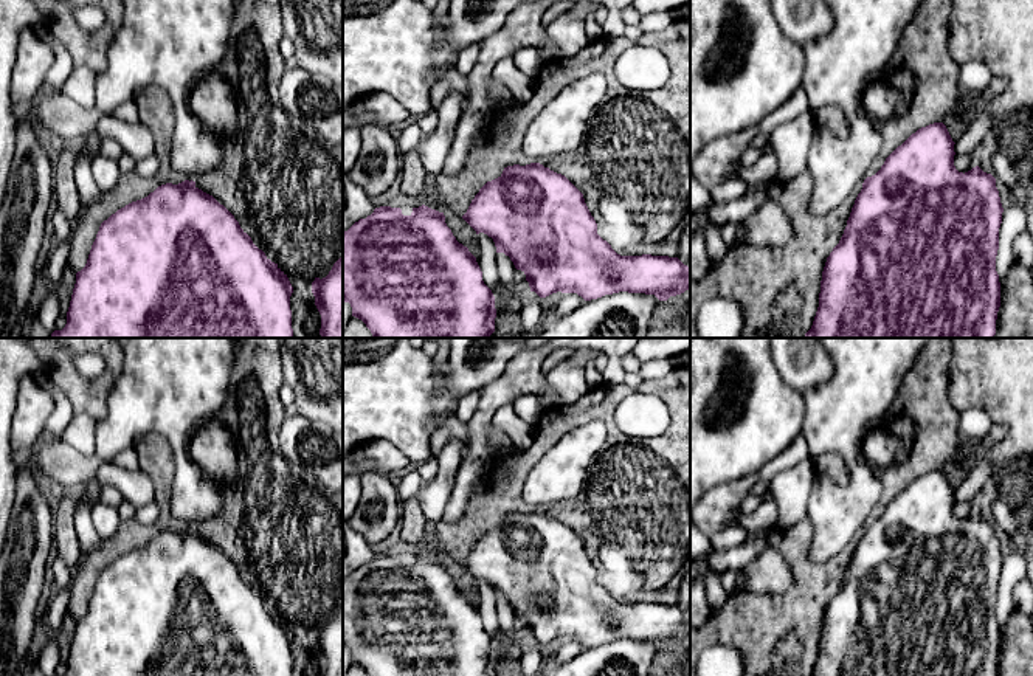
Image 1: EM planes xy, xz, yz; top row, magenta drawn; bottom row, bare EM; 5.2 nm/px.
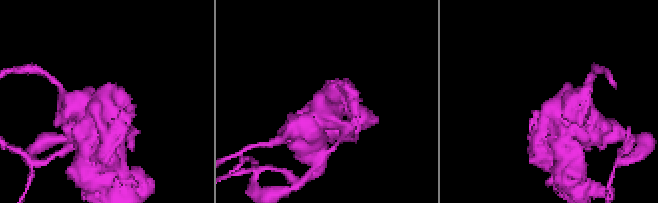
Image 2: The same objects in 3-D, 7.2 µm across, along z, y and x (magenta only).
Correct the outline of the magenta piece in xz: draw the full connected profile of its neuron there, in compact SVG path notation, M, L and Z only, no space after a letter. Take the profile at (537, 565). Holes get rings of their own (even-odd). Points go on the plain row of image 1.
M603 420L583 423L563 434L527 473L523 499L532 510L504 515L498 526L487 529L479 536L462 566L476 581L484 580L493 586L496 600L504 600L510 605L515 616L526 622L530 639L535 639L540 645L561 639L577 640L585 648L591 648L605 642L628 639L655 642L659 648L667 648L670 643L681 642L686 637L690 639L690 616L678 605L617 602L611 592L597 581L597 571L585 550L583 541L565 523L538 510L540 507L579 498L589 479L593 467L606 450L608 439L608 425Z

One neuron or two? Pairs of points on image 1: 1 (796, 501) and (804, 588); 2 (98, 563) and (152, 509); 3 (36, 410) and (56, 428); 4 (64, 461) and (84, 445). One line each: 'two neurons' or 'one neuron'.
1: two neurons
2: two neurons
3: two neurons
4: two neurons

